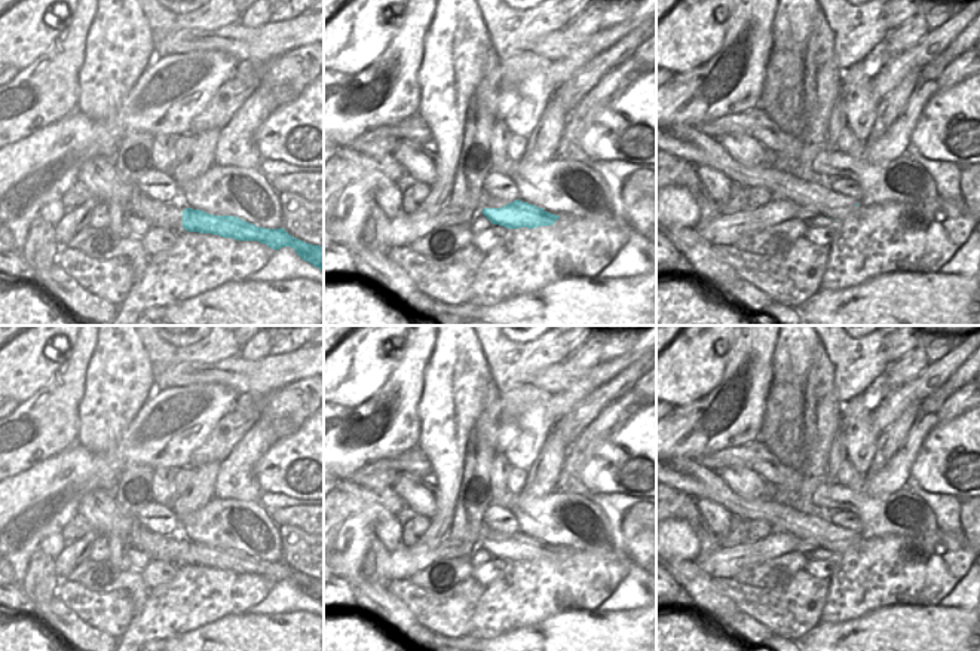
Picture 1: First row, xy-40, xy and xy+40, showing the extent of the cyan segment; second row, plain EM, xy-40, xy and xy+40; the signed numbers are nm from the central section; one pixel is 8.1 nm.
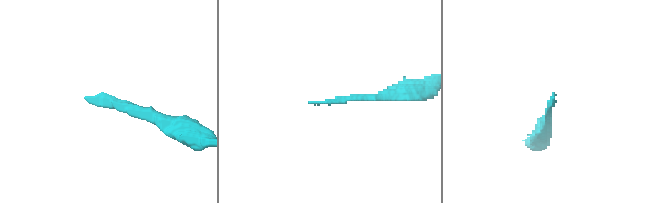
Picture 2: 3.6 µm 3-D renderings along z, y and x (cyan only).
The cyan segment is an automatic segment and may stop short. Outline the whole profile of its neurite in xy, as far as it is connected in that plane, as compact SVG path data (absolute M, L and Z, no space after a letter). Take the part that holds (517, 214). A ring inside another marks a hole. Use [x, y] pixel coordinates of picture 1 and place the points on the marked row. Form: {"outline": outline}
{"outline": "M457 171L454 172L448 205L474 211L481 208L493 224L508 229L552 226L560 218L560 216L520 199L514 202L496 199L487 195L483 187L471 186L468 177Z"}

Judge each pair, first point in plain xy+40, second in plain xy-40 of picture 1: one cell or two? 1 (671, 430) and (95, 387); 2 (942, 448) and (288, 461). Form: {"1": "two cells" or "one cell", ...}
{"1": "two cells", "2": "one cell"}

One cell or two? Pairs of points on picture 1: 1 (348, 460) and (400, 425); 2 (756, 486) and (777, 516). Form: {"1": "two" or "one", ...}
{"1": "one", "2": "two"}

